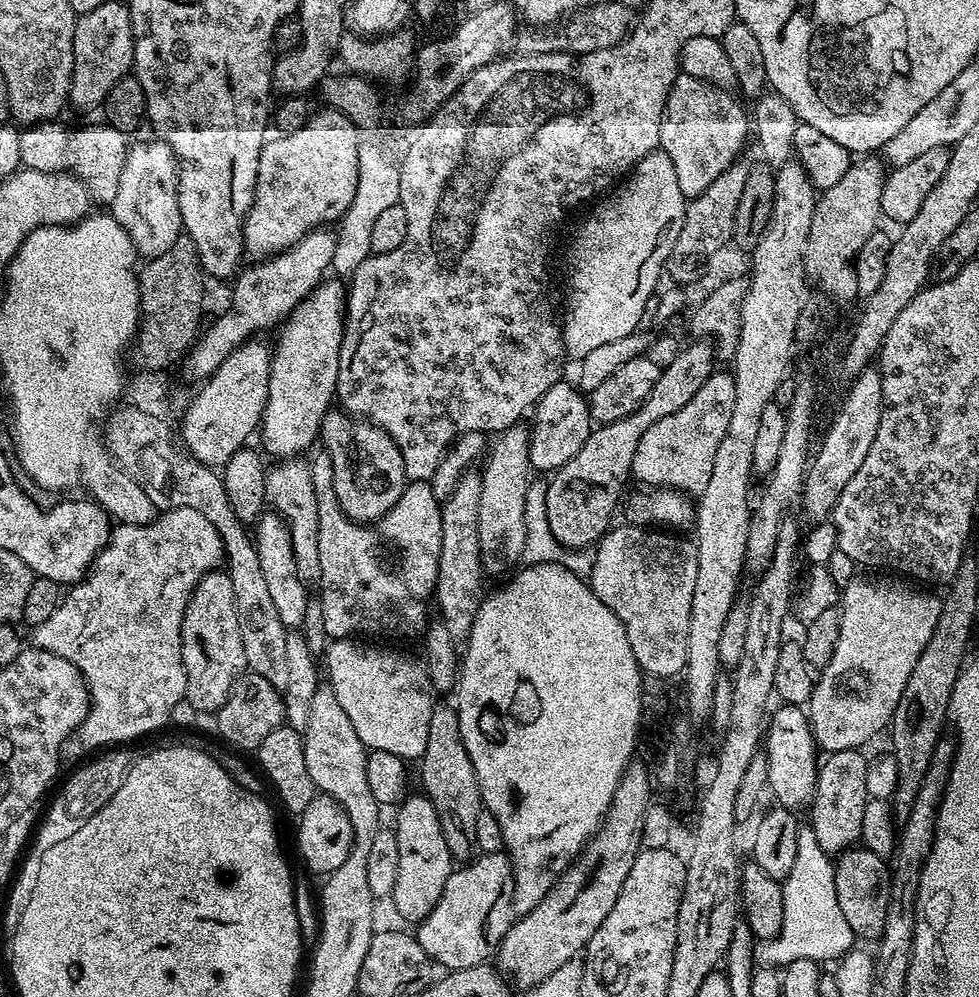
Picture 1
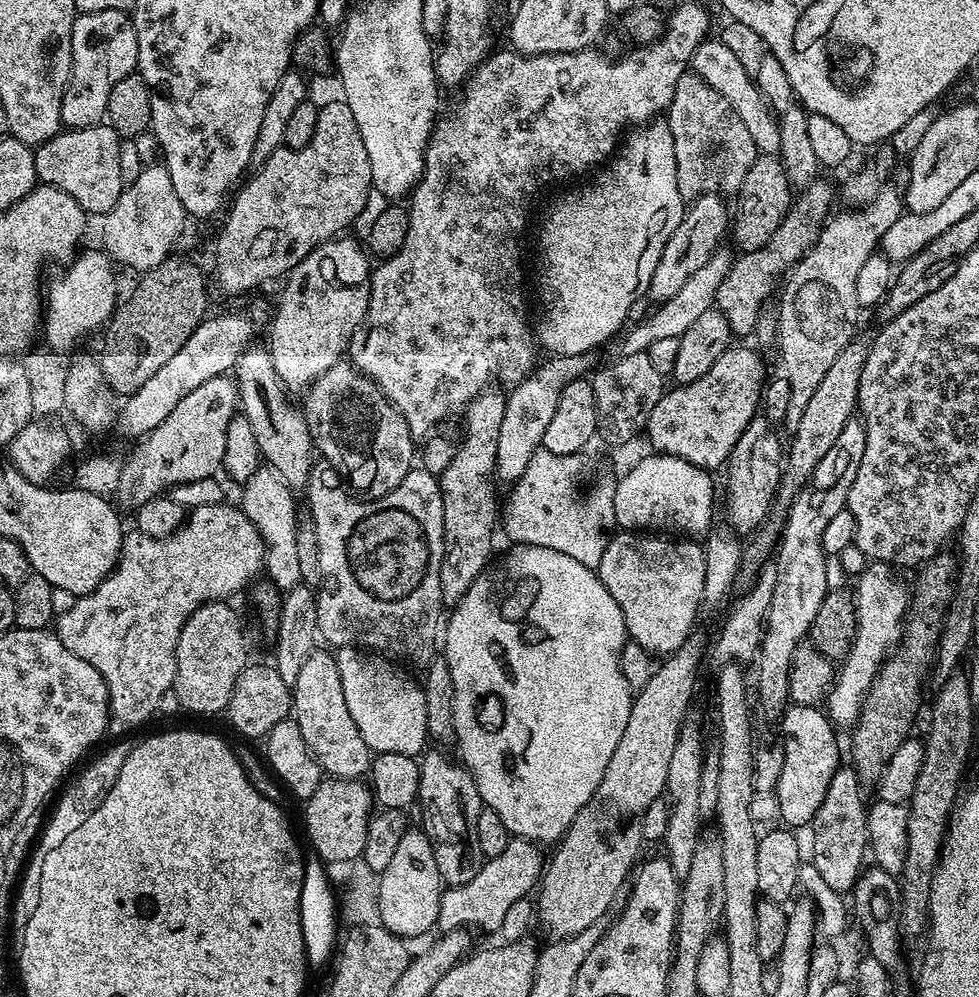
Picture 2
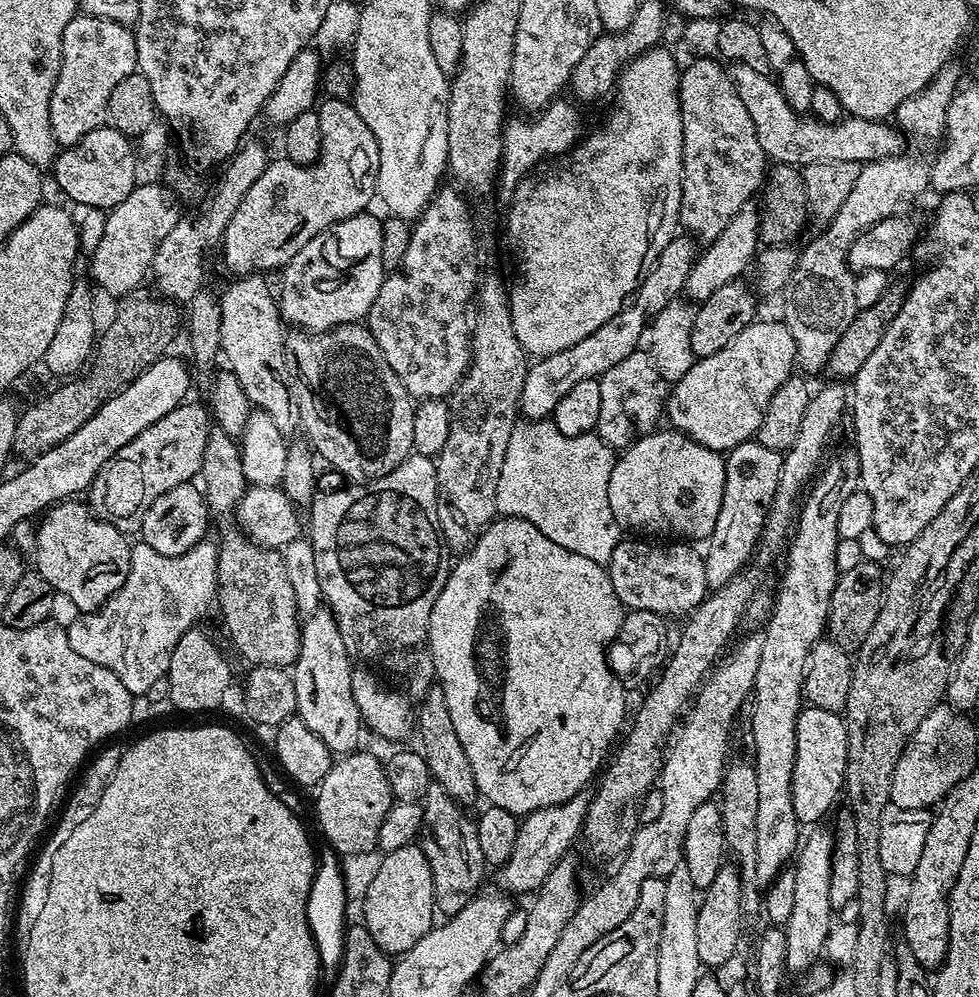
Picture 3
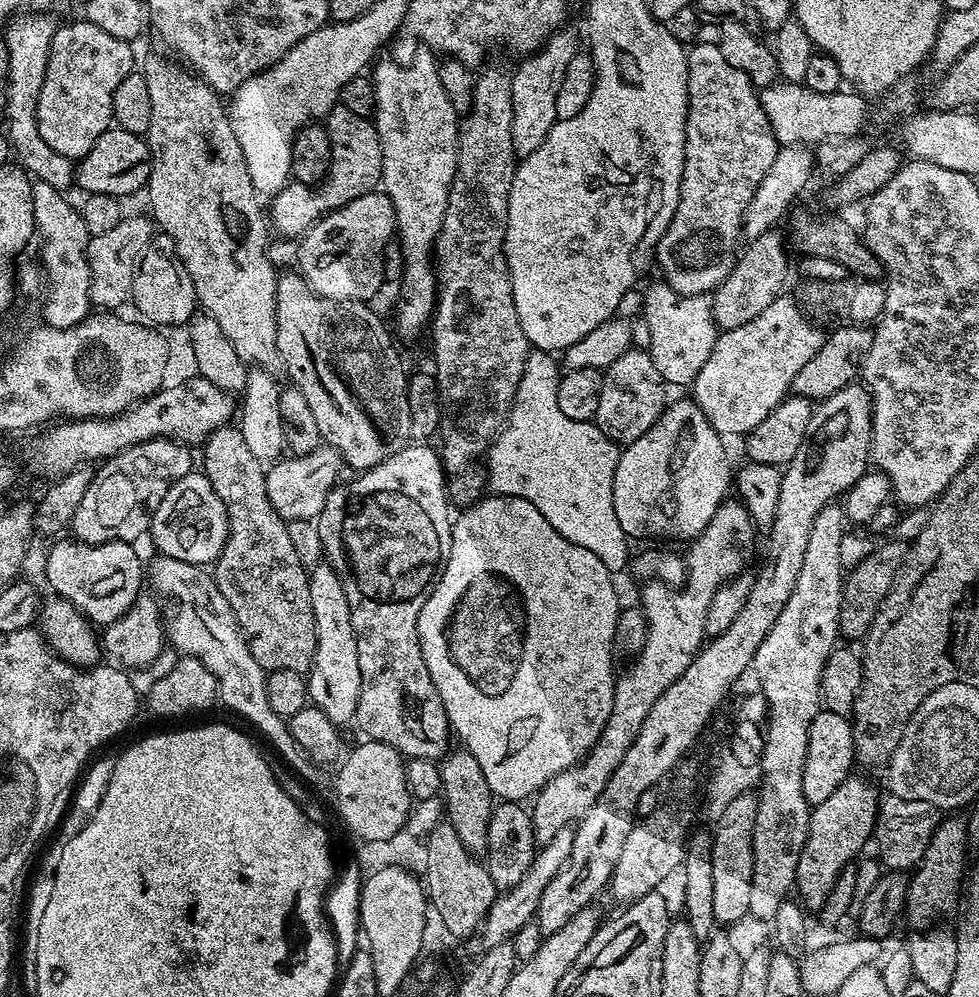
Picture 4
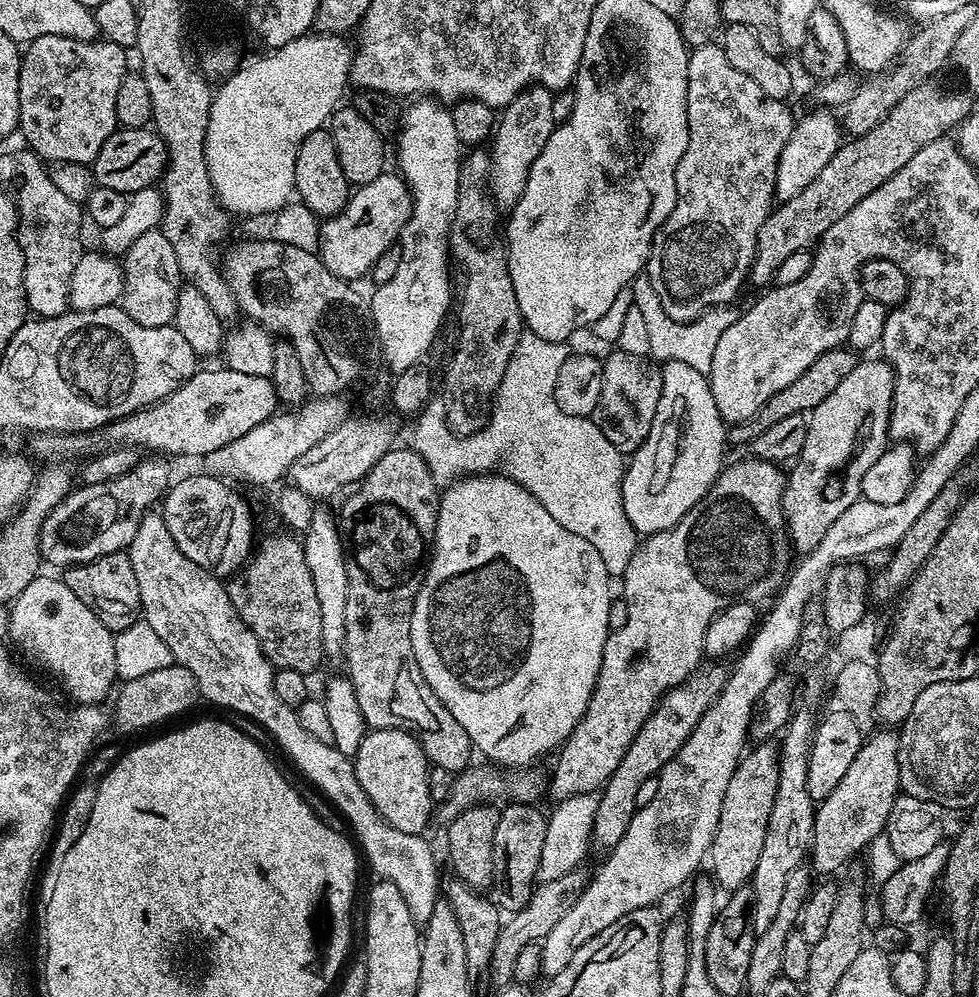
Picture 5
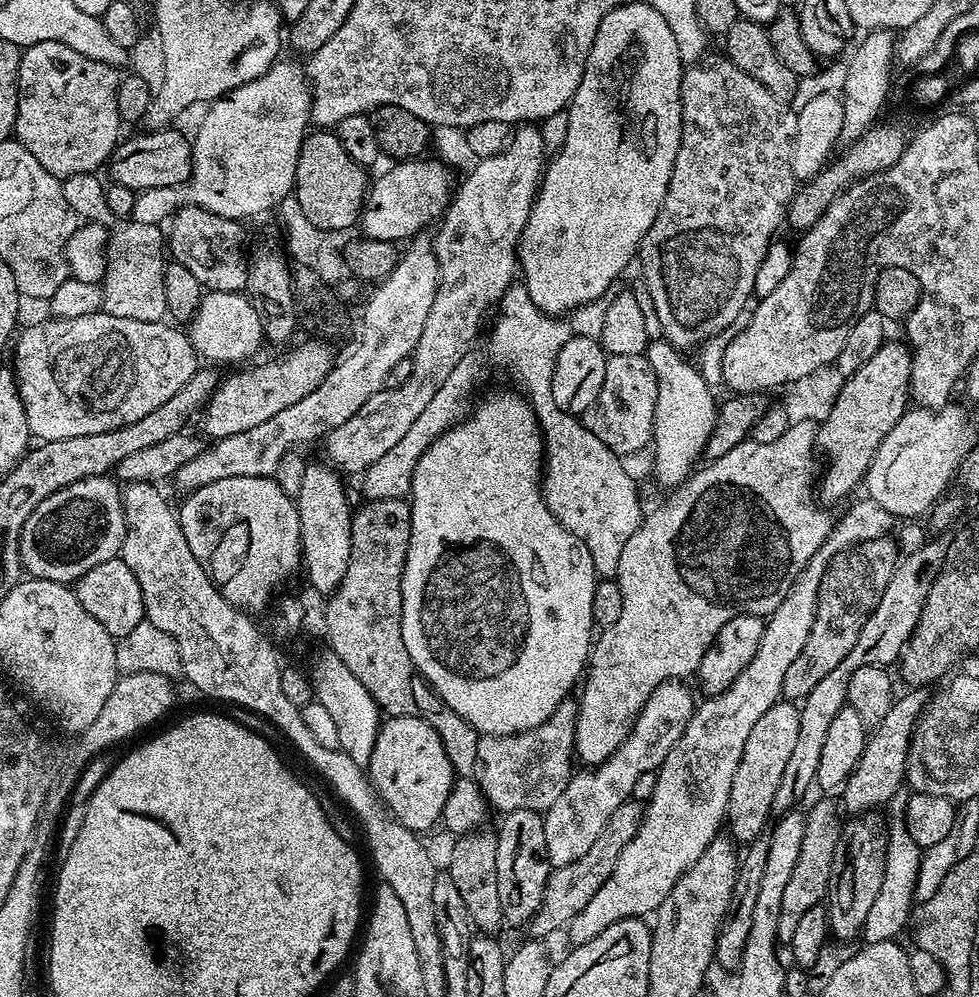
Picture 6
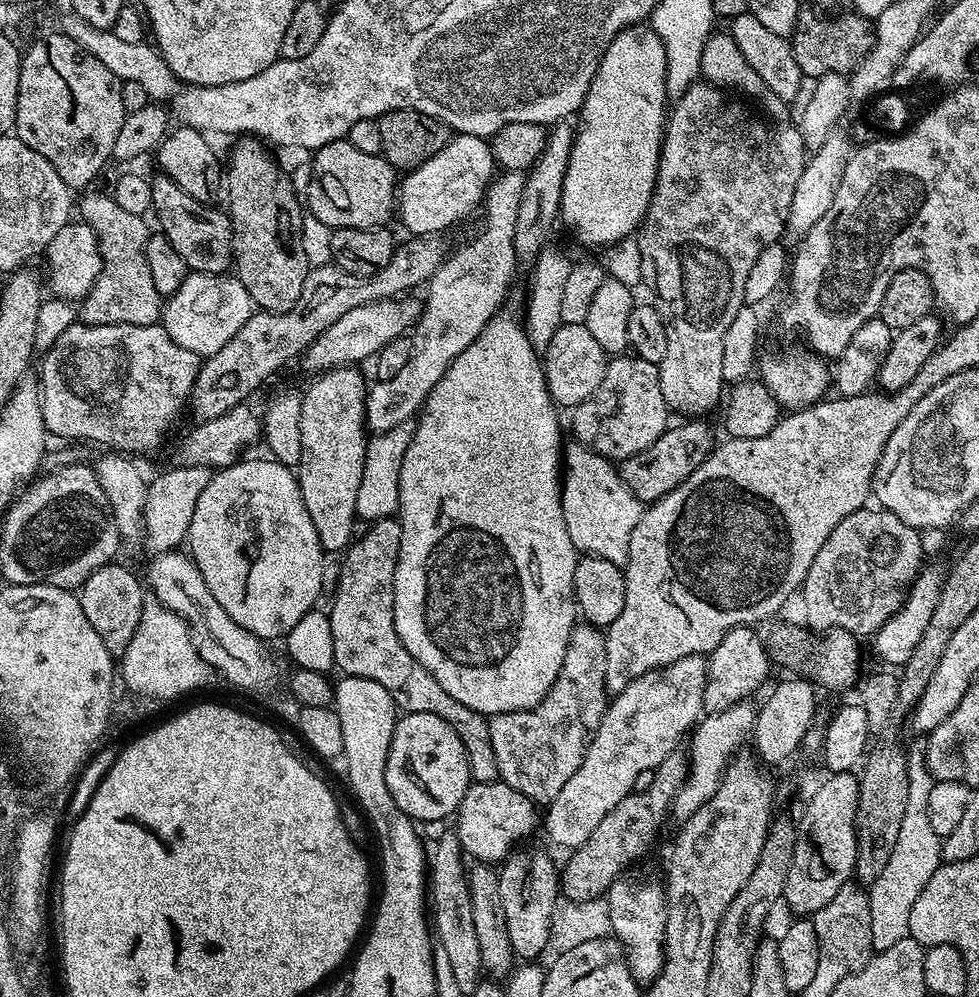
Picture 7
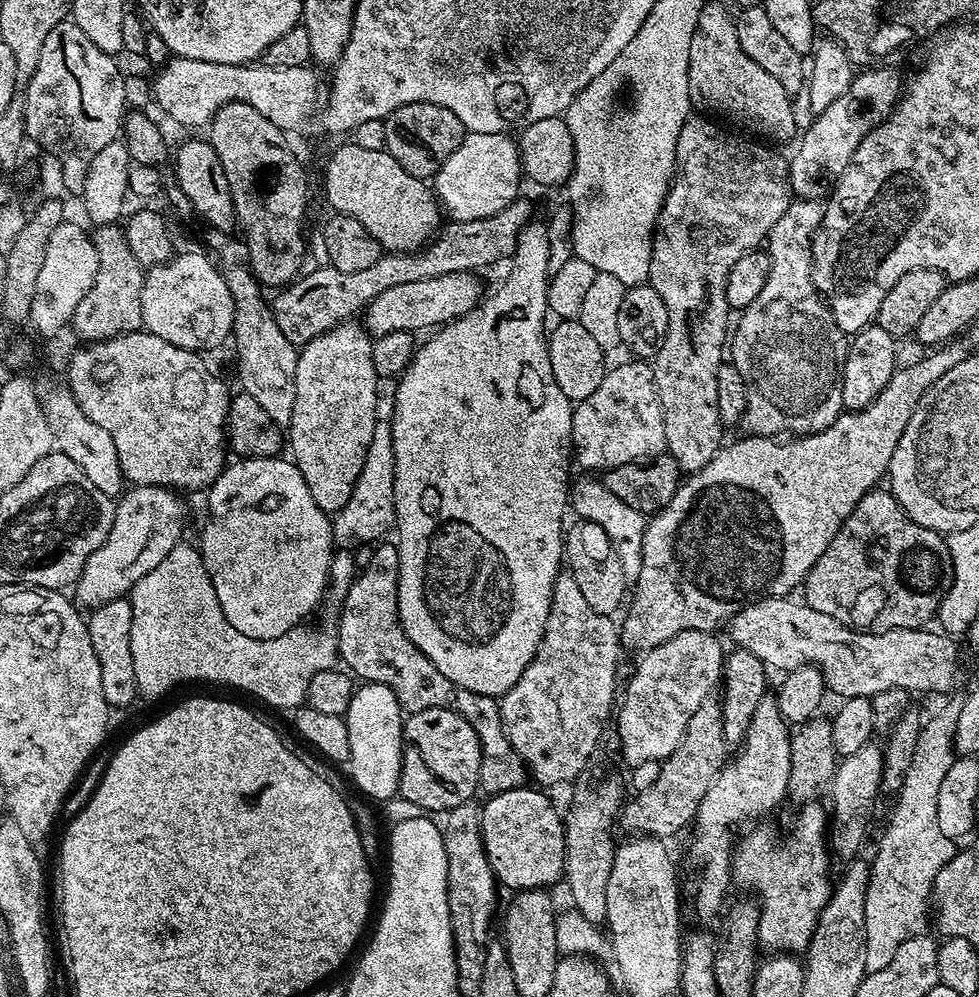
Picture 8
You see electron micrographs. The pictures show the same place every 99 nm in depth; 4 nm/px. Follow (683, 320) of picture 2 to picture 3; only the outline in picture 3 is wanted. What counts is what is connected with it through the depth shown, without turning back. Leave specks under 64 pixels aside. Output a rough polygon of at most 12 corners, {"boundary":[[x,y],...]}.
{"boundary":[[749,202],[697,255],[684,283],[692,302],[741,279],[761,244]]}

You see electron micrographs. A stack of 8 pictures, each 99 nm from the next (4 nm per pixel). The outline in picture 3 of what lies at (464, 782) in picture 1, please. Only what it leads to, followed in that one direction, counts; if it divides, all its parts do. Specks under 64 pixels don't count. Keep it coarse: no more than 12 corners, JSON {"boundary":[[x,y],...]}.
{"boundary":[[438,783],[422,801],[435,911],[481,891],[476,821]]}

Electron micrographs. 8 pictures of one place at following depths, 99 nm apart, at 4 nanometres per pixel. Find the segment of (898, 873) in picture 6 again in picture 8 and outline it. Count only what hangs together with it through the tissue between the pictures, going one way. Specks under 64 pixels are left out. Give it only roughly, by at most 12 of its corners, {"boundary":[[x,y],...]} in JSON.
{"boundary":[[957,698],[923,721],[871,857],[867,973],[929,931]]}

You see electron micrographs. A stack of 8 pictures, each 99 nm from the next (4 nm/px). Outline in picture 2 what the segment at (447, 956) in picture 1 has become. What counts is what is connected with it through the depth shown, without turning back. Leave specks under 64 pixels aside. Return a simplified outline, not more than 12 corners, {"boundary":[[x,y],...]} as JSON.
{"boundary":[[509,839],[440,894],[439,931],[499,933],[539,885],[541,845]]}

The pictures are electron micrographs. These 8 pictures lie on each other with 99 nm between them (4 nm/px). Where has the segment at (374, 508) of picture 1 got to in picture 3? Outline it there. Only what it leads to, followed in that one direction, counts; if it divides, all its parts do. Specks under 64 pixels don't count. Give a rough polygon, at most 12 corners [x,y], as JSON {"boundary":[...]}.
{"boundary":[[363,323],[286,347],[315,455],[352,482],[413,455],[414,398]]}

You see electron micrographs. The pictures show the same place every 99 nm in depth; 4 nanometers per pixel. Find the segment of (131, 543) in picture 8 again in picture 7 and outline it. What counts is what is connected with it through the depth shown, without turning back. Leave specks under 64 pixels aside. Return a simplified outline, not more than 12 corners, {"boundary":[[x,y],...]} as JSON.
{"boundary":[[168,466],[144,503],[149,553],[179,549],[213,473]]}

